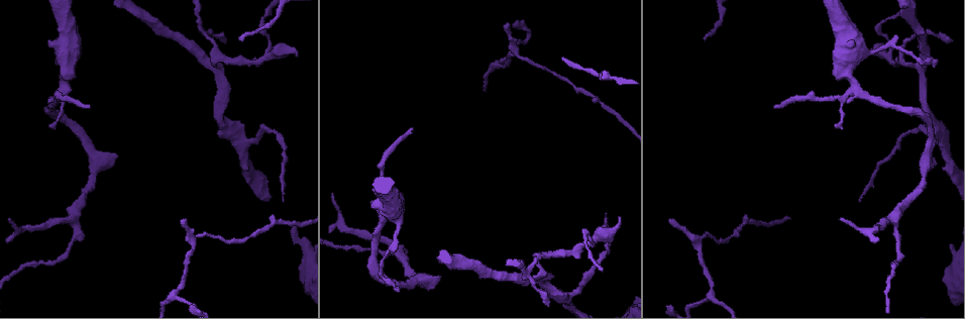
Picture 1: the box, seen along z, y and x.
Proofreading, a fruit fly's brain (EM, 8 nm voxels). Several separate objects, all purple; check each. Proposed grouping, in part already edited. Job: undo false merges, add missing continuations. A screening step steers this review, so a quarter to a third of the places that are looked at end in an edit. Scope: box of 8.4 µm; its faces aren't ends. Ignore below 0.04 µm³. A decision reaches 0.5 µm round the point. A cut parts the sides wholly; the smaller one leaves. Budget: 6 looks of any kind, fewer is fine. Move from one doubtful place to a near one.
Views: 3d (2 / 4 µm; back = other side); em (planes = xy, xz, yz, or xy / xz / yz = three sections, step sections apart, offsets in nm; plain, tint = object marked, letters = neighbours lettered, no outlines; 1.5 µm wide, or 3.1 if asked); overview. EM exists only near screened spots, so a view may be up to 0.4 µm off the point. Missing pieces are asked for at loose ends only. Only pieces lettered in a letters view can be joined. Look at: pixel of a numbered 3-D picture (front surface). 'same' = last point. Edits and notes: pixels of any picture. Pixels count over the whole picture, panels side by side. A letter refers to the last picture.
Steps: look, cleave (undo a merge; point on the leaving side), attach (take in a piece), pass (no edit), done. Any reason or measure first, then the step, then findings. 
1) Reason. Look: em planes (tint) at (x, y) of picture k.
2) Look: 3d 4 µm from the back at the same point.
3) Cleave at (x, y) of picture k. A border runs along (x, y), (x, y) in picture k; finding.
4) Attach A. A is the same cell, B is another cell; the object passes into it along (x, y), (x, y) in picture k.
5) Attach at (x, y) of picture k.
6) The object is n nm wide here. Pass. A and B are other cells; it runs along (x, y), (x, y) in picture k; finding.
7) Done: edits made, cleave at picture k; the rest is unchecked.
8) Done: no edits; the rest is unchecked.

An open end. Look: 3d 4 µm at (671, 218) of picture 1.

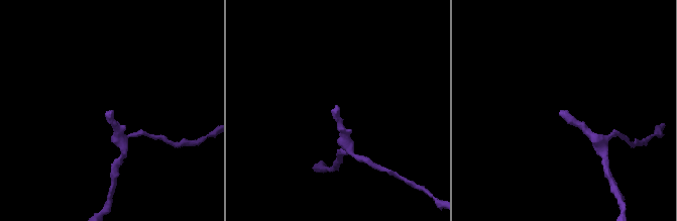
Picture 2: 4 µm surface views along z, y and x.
Shape alone is not enough. Look: em xz step 4 (letters) at (562, 110) of picture 2.

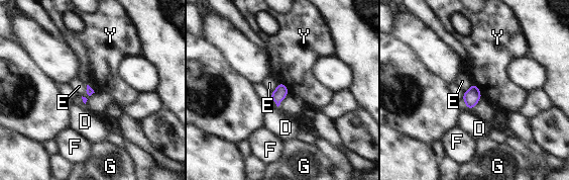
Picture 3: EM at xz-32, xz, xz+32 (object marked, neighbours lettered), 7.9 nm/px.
Another direction. Look: em planes (letters) at the same point.

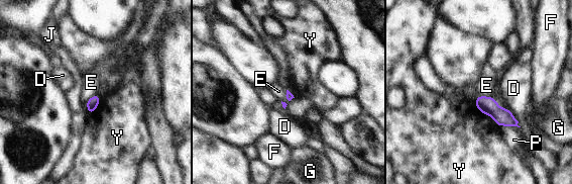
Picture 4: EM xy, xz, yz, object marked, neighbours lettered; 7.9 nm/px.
Pass. D, E, F, G, J, P and Y are other cells; a border runs along (96, 94), (87, 101), (87, 112) in picture 4; none of them fits.

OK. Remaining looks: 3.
Sharp bend. Look: em xz step 4 (tint) at (884, 52) of picture 1.

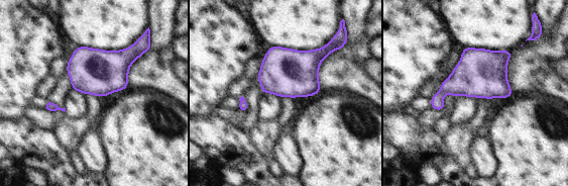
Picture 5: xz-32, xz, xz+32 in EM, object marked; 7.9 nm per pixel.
Another direction. Look: em yz step 8 (letters) at the same point.

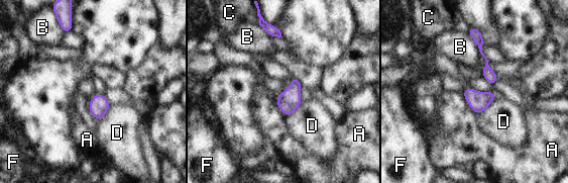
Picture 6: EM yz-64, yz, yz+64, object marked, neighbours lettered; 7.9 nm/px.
Pass. A, B, C, D and F are other cells; a border runs along (467, 33), (473, 39), (480, 53) in picture 6; all the same neuron.

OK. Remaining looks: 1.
Done: no edits; the rest is unchecked.

